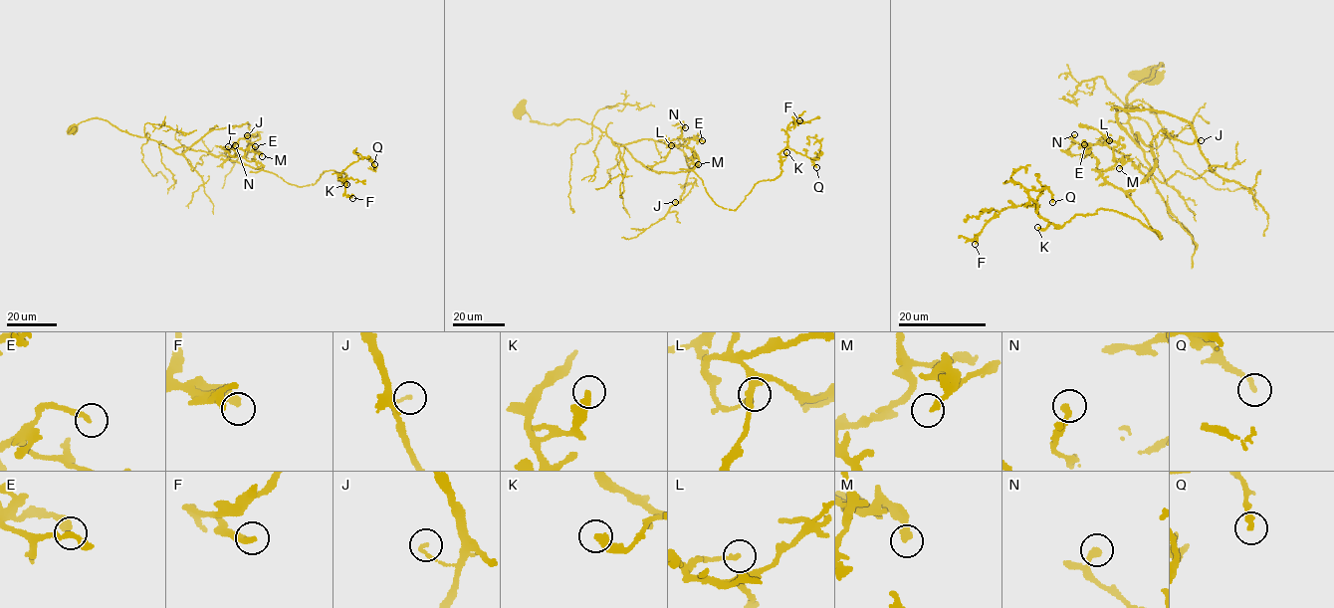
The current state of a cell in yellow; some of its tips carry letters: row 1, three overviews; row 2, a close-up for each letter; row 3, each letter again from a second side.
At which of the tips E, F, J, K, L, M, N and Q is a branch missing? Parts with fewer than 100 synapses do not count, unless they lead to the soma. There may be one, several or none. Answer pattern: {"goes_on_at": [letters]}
{"goes_on_at": []}

